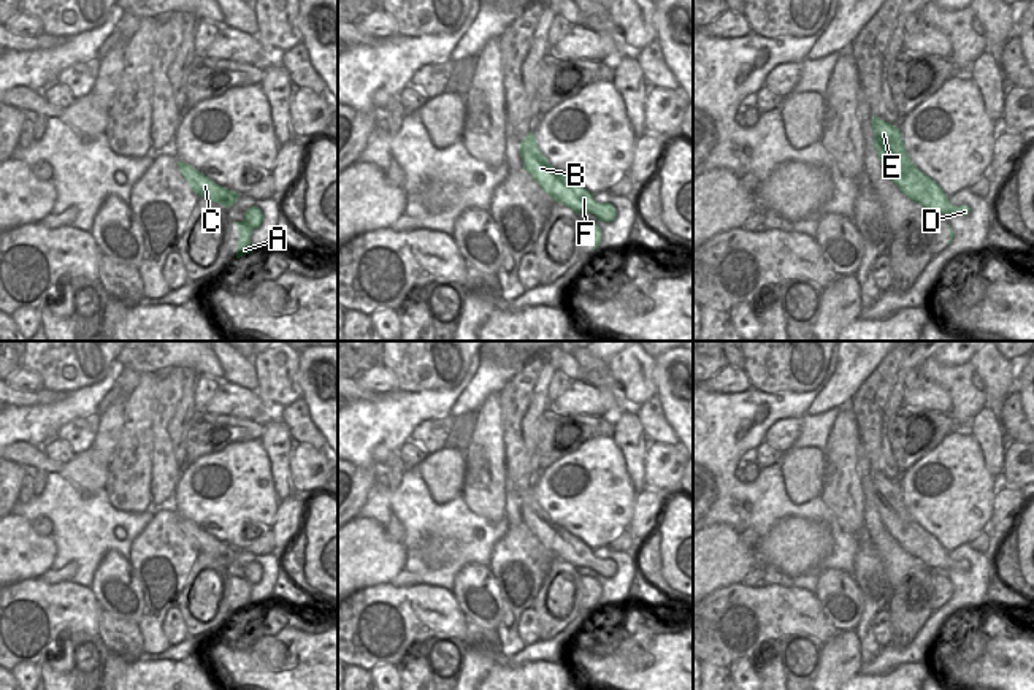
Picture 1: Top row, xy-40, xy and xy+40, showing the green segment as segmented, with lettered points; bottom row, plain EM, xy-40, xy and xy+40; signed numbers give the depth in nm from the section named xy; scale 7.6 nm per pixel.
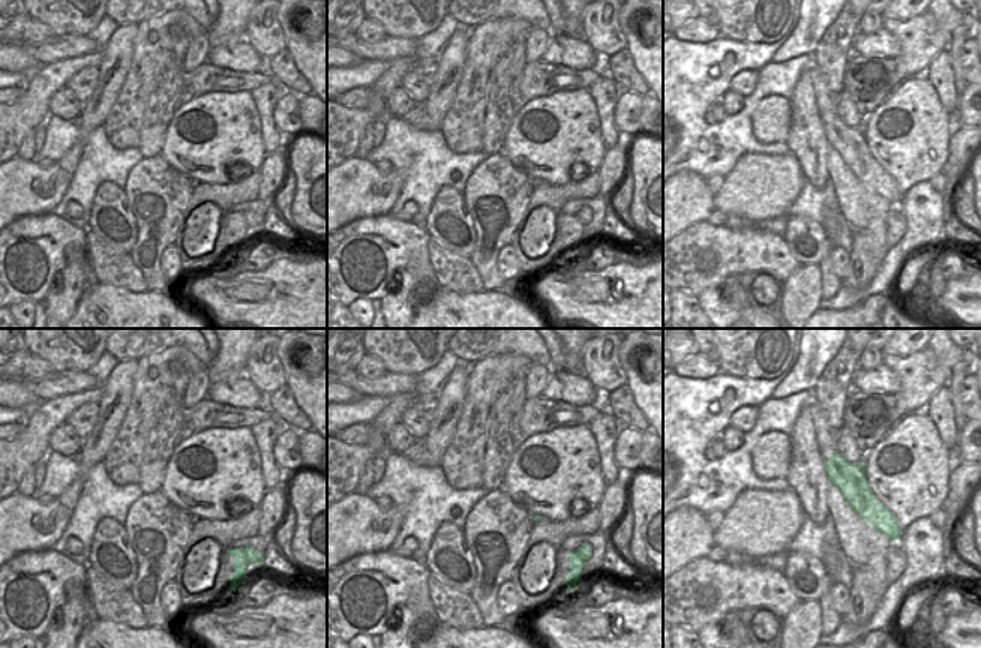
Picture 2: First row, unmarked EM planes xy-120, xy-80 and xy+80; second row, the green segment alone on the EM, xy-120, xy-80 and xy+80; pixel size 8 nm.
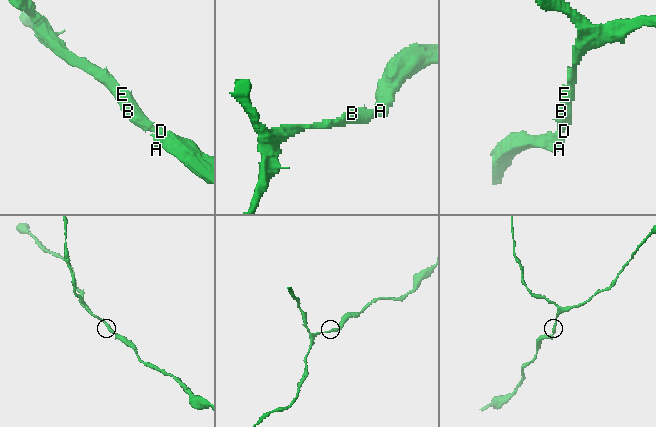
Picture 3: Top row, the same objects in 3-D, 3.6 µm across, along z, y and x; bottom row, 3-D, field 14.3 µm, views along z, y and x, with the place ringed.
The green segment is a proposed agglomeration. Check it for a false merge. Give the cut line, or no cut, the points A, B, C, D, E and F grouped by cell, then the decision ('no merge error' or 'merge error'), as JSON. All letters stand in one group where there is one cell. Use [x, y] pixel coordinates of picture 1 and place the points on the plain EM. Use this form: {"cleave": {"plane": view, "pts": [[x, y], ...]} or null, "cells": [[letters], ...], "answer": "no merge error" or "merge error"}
{"cleave": null, "cells": [["A", "B", "C", "D", "E", "F"]], "answer": "no merge error"}

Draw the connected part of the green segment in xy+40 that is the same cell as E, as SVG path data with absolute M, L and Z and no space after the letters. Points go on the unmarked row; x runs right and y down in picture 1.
M872 470L874 503L887 531L912 557L934 568L969 571L967 560L953 562L936 536L921 528L909 514L901 487Z

